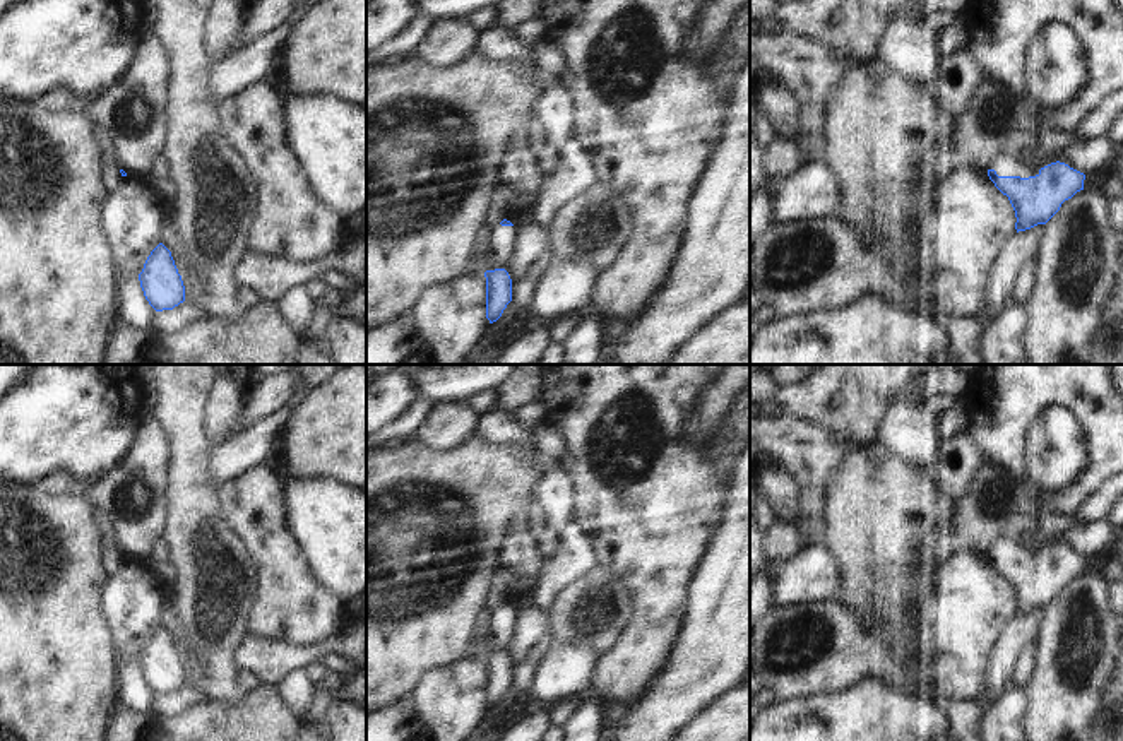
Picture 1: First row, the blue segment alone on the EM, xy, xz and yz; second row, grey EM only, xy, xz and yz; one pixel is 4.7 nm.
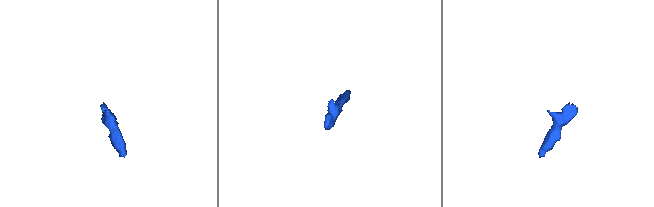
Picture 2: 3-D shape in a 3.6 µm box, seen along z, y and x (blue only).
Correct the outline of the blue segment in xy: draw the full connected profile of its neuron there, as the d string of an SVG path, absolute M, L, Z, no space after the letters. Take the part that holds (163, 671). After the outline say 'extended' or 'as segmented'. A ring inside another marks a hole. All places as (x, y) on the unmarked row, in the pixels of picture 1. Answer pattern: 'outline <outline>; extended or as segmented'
outline M159 626L139 657L146 683L156 695L173 693L185 685L185 669L171 635Z; as segmented

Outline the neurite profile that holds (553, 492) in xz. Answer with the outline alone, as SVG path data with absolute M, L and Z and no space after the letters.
M546 460L541 477L534 488L534 503L544 515L541 534L536 537L538 551L550 558L555 551L562 531L572 522L572 481L568 472Z

